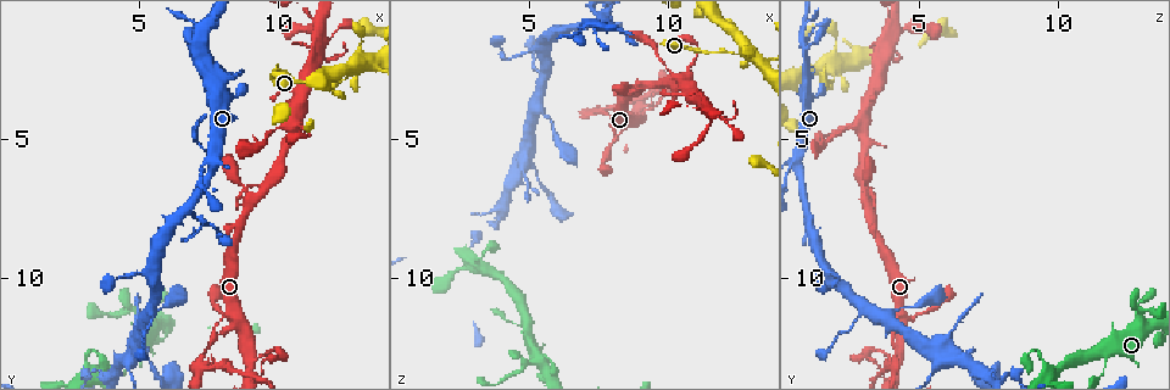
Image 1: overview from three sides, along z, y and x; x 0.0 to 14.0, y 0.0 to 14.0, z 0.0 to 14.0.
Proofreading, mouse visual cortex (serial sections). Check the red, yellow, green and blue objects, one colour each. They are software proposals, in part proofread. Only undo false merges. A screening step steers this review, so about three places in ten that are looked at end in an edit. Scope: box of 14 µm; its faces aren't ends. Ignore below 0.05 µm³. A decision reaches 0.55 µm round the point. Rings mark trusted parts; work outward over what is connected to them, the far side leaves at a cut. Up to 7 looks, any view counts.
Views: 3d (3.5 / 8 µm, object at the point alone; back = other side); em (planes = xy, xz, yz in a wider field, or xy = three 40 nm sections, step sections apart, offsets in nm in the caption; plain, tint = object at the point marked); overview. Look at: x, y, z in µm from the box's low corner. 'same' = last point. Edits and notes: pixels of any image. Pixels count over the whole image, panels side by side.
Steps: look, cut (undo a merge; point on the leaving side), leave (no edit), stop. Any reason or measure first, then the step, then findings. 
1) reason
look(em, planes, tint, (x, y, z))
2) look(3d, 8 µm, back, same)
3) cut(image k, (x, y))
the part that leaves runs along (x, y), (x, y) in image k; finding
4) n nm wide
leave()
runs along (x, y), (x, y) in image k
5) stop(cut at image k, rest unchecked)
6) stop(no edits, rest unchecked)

arms part here
look(3d, 3.5 µm, back, (6.9, 7.4, 0.9))

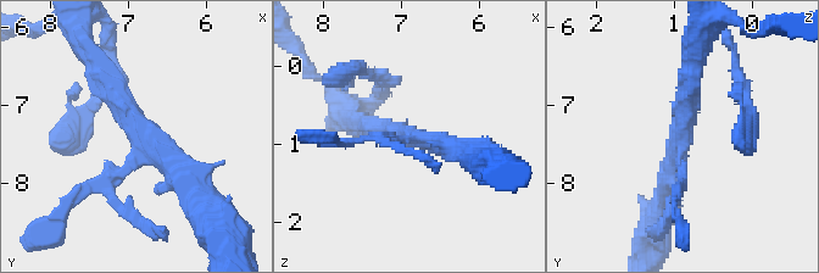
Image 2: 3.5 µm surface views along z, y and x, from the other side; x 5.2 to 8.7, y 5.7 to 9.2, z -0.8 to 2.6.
3 arms; arms of 150, 300, 300 nm; now the EM
look(em, xy, step 3, tint, (6.85, 7.35, 0.90))

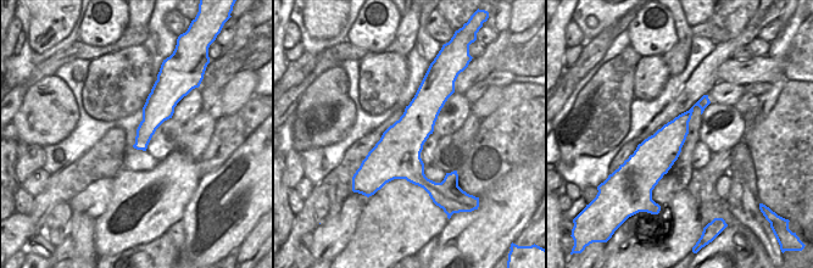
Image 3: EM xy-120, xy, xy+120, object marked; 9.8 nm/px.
leave()
runs along (100, 62), (126, 115), (193, 190) in image 2; all the same cell

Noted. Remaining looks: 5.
thin neck
look(3d, 3.5 µm, (11.0, 4.7, 1.9))

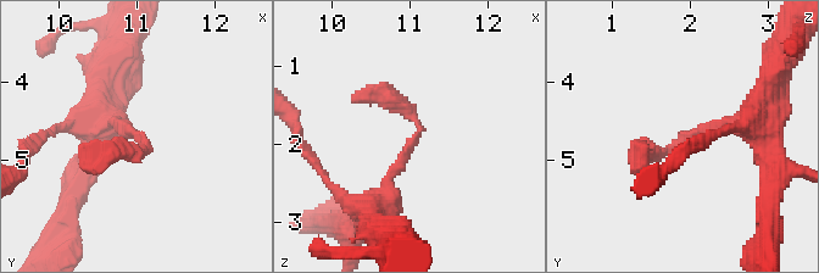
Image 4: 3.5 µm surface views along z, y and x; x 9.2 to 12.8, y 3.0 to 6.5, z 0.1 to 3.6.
look(em, xy, step 1, tint, (11.05, 4.70, 2.00))

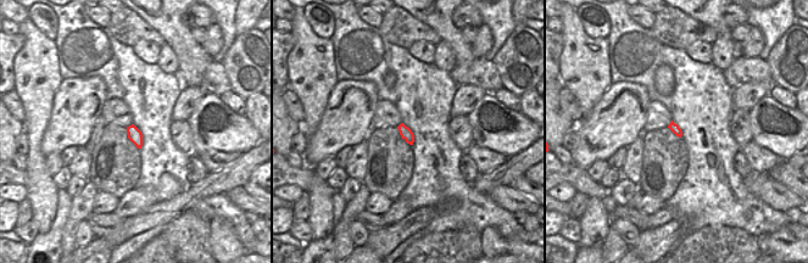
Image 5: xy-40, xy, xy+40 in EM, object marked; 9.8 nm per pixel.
leave()
runs along (761, 120), (723, 120), (641, 154) in image 4; all the same cell

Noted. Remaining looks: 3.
small branch off a trunk
look(3d, 8 µm, (5.5, 9.9, 1.8))

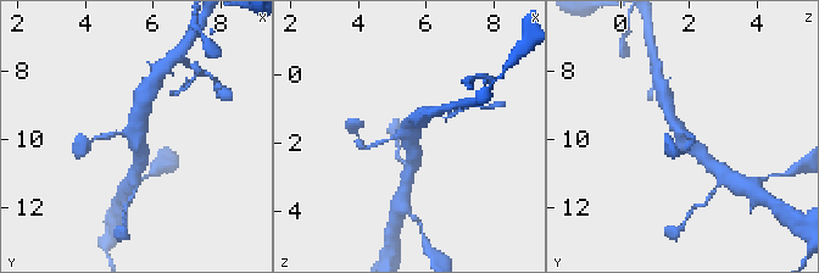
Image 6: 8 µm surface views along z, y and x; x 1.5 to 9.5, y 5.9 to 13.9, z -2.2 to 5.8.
3 arms; arms of 150, 350, 450 nm
look(em, xy, step 2, tint, (5.6, 9.9, 1.8))

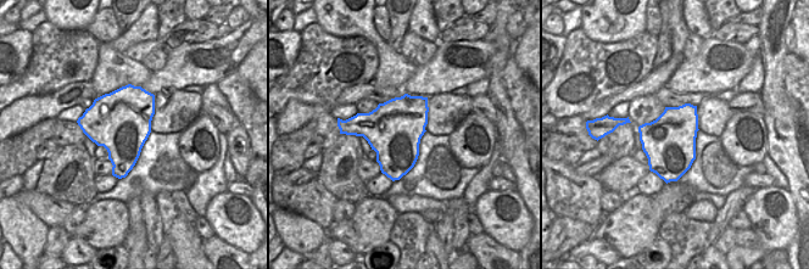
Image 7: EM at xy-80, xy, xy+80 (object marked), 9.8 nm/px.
leave()
runs along (667, 104), (685, 140), (707, 161) in image 6; all the same cell

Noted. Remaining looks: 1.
stop(no edits, rest unchecked)

